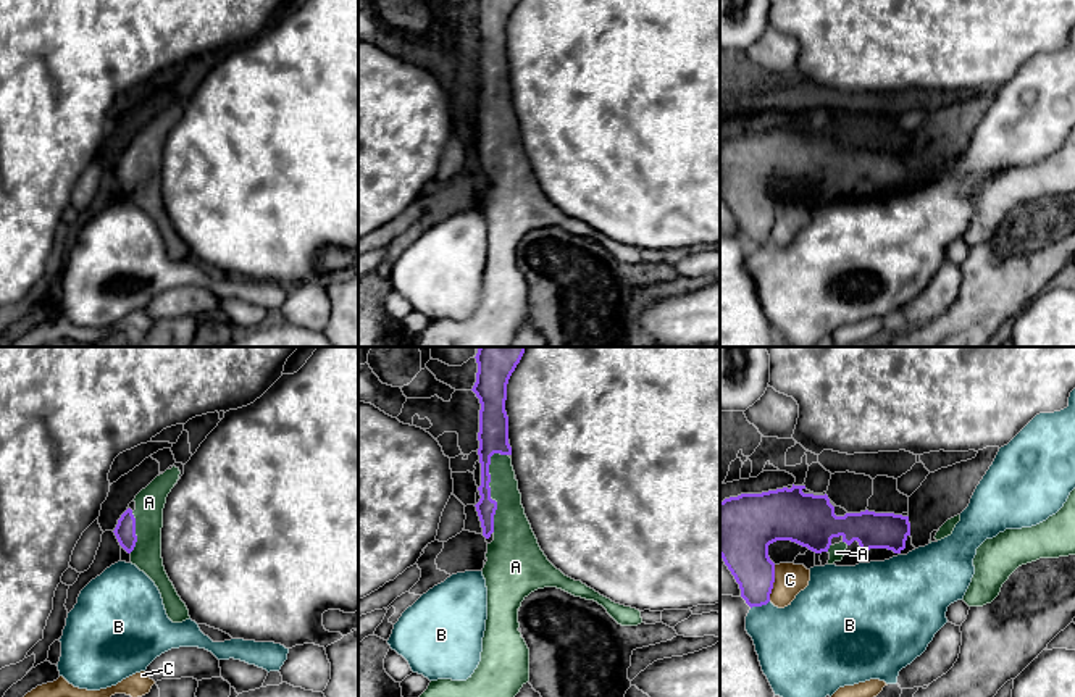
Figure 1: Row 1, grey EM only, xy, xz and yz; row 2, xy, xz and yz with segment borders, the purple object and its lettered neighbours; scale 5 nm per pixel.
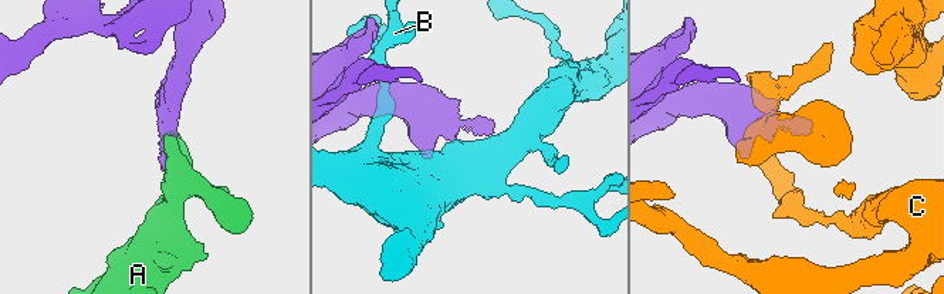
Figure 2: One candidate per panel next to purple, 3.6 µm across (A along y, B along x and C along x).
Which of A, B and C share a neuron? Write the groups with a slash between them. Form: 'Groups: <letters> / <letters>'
Groups: A / B / C

